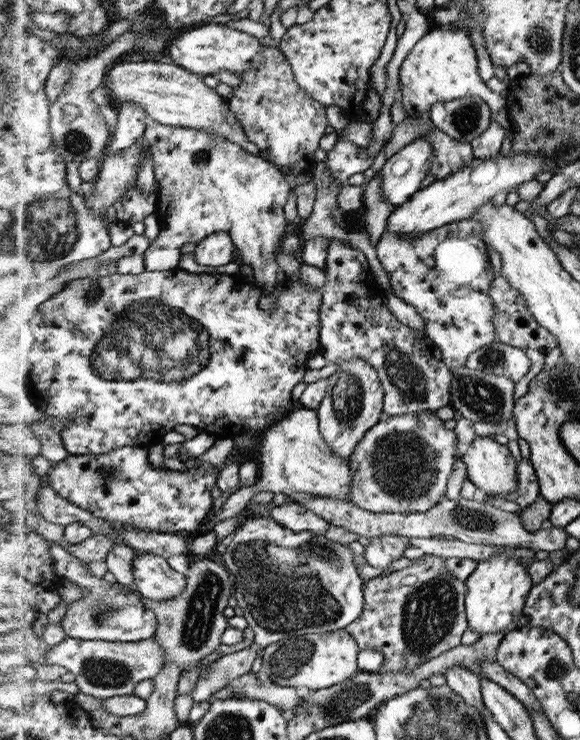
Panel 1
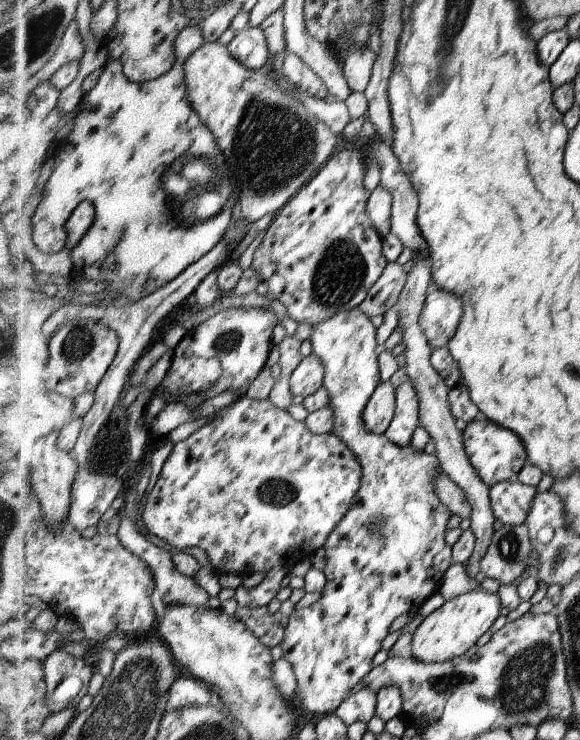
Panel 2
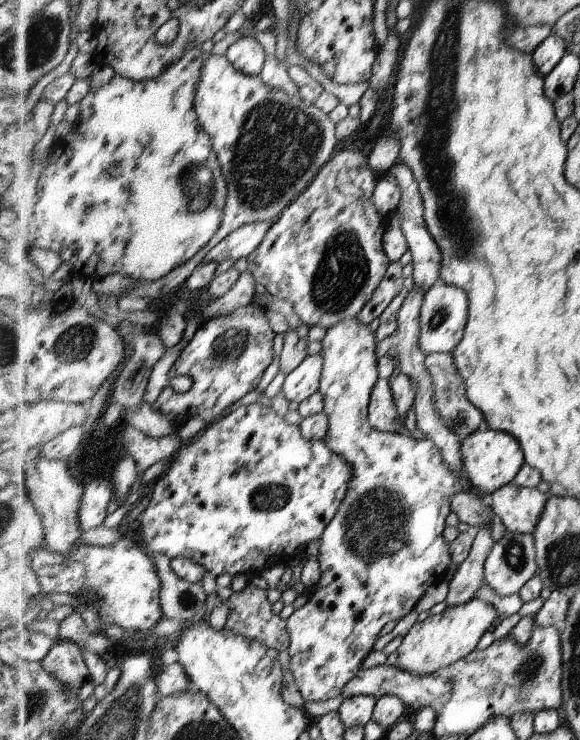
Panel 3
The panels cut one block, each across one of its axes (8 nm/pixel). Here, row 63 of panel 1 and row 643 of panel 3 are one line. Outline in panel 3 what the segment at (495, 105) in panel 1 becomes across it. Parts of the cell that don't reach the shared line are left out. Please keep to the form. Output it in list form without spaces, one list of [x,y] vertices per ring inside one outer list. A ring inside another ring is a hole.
[[[478,597],[472,598],[462,606],[446,607],[443,612],[429,615],[422,622],[415,623],[394,654],[387,656],[386,664],[416,676],[431,675],[432,672],[458,663],[460,659],[470,655],[476,649],[482,635],[495,623],[497,615],[498,609],[495,605],[488,604]]]

